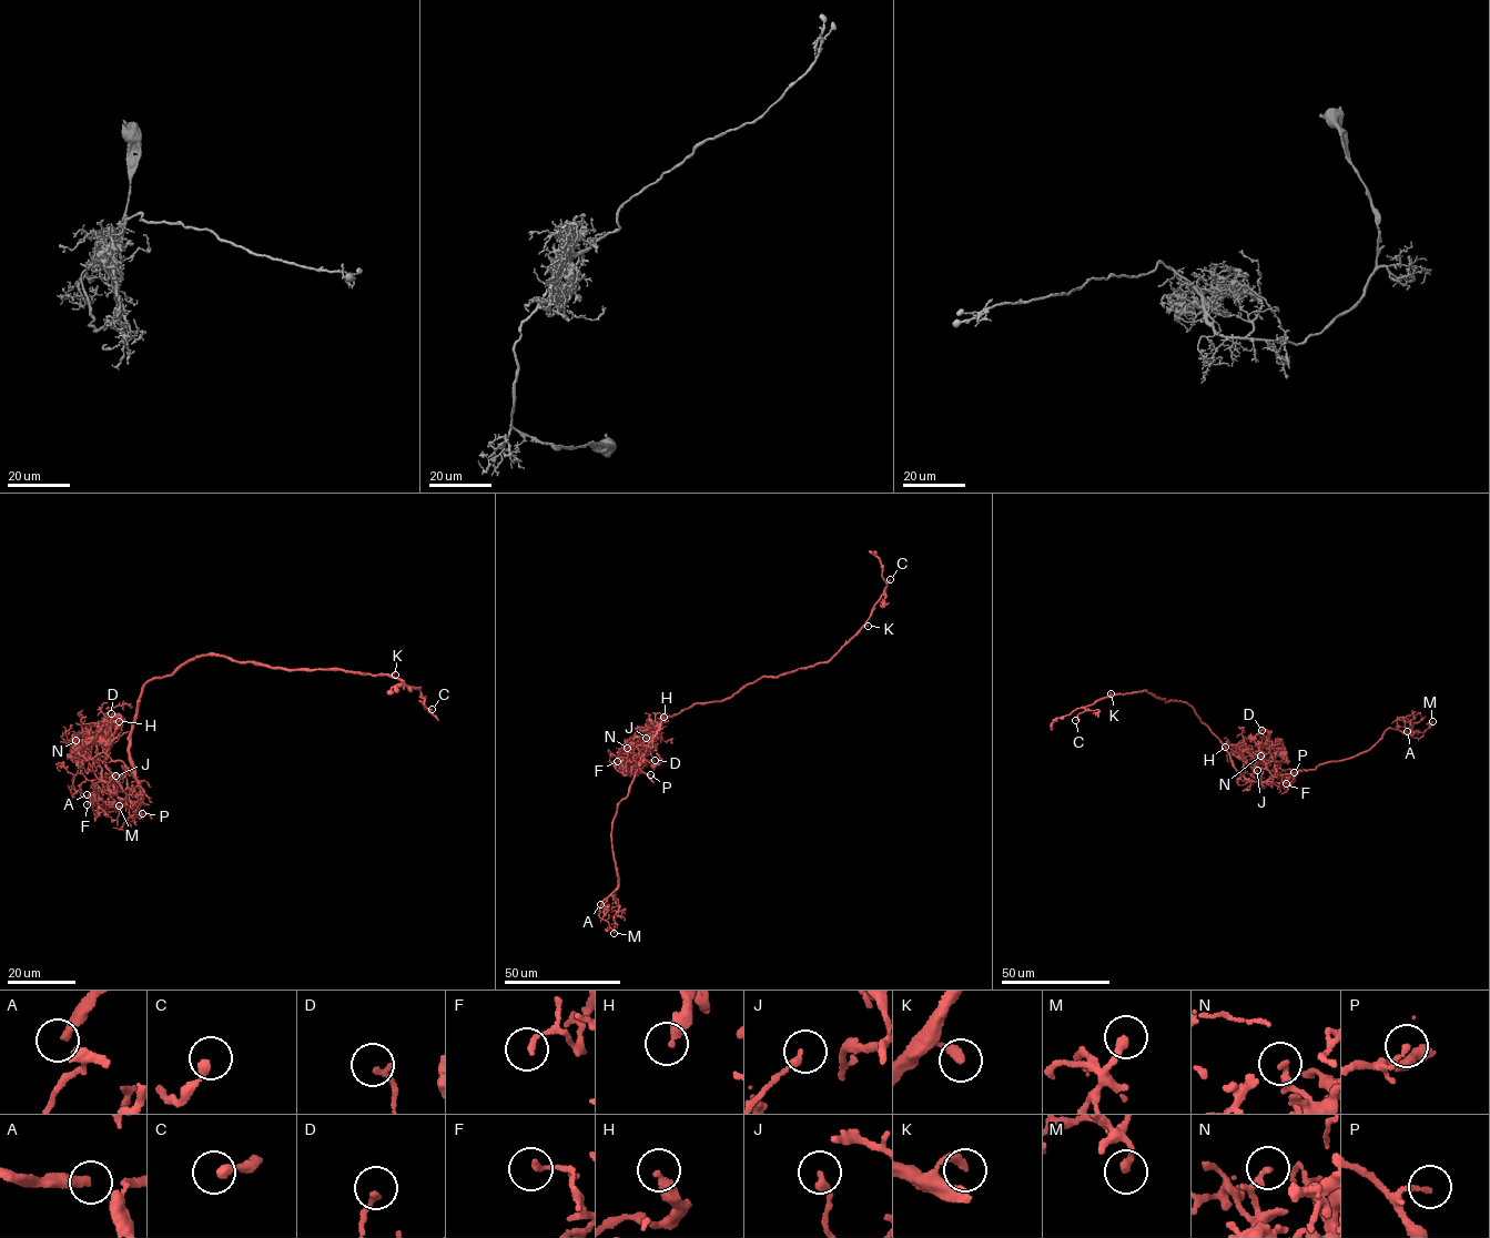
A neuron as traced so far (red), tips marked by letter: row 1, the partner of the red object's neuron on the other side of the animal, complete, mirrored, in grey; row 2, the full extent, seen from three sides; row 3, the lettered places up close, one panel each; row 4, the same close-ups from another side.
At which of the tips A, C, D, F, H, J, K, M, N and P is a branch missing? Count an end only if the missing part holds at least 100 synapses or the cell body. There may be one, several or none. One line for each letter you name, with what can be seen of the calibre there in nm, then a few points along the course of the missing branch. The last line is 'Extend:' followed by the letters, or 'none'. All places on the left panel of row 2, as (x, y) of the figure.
A: 340 nm thick; missing branch runs (87, 794), (88, 803), (97, 819), (89, 824), (82, 820)
Extend: A

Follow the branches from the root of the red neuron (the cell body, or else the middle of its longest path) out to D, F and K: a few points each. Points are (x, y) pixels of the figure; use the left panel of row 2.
D: (137, 707), (129, 737), (134, 777), (121, 761), (103, 751), (105, 716), (109, 733), (103, 734), (111, 713)
F: (137, 707), (129, 750), (142, 801), (137, 807), (101, 781), (94, 787), (92, 803), (87, 804)
K: (137, 707), (150, 680), (171, 676), (183, 663), (211, 653), (274, 667), (395, 675)

